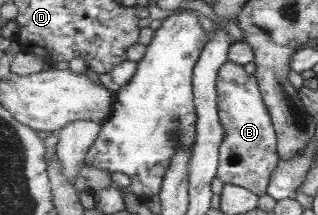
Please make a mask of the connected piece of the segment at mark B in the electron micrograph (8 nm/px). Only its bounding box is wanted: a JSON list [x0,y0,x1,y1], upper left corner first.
[217,61,279,197]

